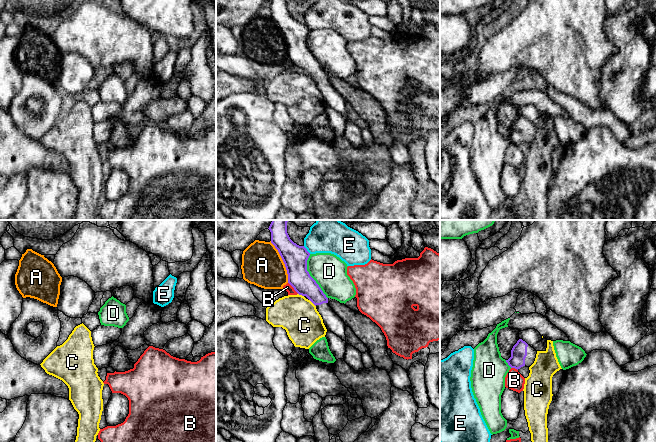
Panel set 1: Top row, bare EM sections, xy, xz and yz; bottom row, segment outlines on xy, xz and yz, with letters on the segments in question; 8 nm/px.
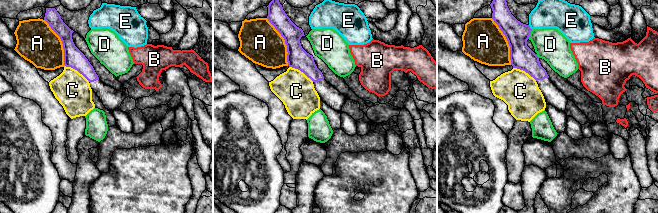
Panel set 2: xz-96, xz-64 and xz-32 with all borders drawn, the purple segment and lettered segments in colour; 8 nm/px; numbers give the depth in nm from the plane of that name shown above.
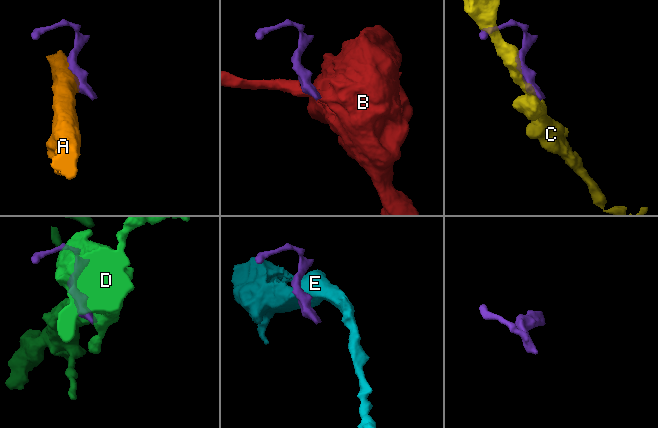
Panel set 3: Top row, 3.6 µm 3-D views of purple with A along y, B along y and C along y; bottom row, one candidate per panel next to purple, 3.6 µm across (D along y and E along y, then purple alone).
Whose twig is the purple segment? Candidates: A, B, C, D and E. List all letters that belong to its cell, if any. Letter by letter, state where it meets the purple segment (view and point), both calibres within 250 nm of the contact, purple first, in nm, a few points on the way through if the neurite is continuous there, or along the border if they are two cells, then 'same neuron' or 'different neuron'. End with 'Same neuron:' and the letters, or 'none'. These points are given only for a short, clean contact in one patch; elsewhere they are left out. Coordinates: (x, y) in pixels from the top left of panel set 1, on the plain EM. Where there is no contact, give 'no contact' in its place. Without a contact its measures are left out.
A: contact xz (283, 37); calibres 200 and 320 nm; border xz (270, 17), (284, 40), (288, 58); different neuron
B: contact xz (293, 63); calibres 200 and 60 nm; border xz (288, 58), (298, 69); different neuron
C: contact xz (312, 78); calibres 180 and 300 nm; border xz (309, 75), (315, 82); different neuron
D: contact xz (310, 52); calibres 200 and 280 nm; different neuron
E: contact xz (306, 26); calibres 200 and 240 nm; border xz (303, 22), (310, 29); different neuron
Same neuron: none

